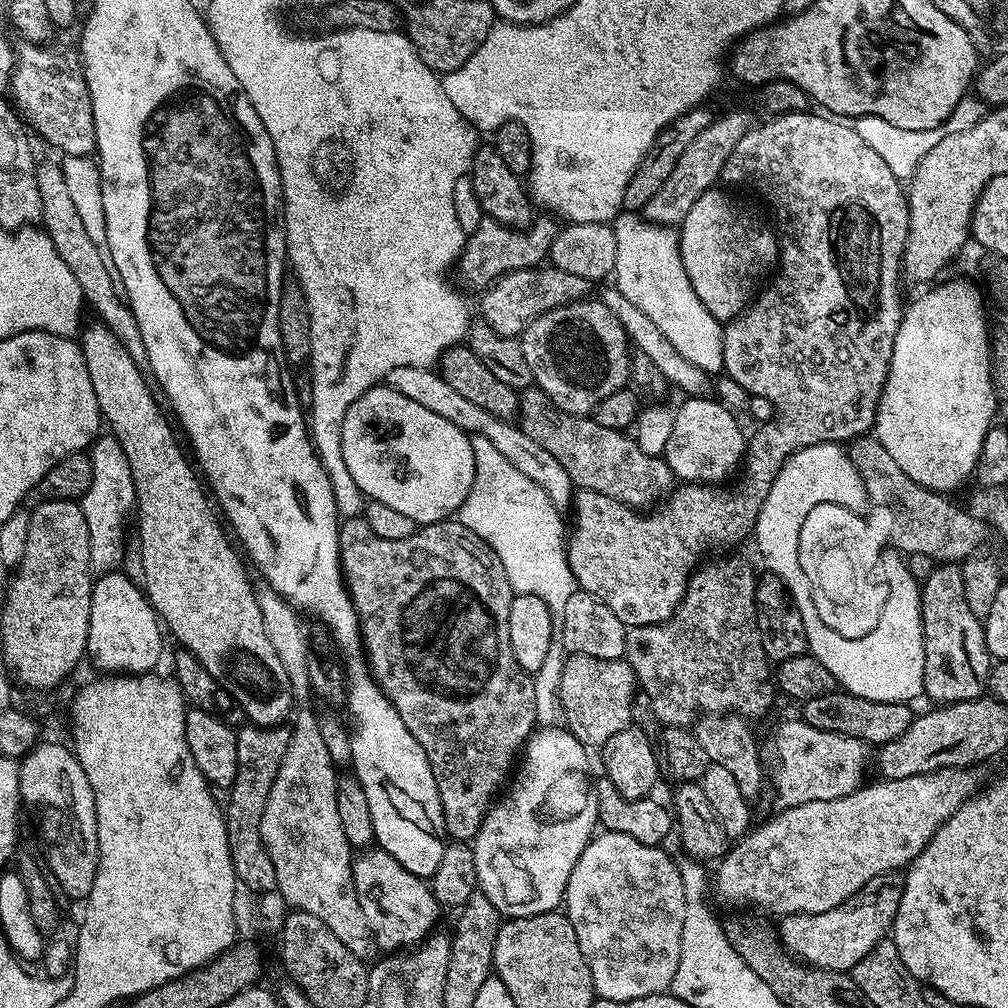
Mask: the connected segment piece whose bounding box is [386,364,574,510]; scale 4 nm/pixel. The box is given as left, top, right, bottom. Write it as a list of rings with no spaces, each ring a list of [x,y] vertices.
[[[418,364],[389,368],[386,377],[387,387],[398,390],[398,394],[403,394],[406,398],[411,398],[413,402],[426,406],[426,410],[434,410],[434,414],[442,414],[446,422],[454,422],[454,426],[458,426],[463,432],[490,438],[490,442],[498,446],[498,454],[506,454],[510,463],[518,466],[518,470],[522,470],[526,478],[538,482],[538,486],[546,490],[546,498],[550,498],[554,507],[564,510],[571,505],[574,499],[574,485],[572,479],[566,474],[566,470],[562,470],[562,462],[558,462],[554,454],[542,450],[542,446],[538,446],[538,442],[534,442],[534,438],[527,436],[515,423],[494,418],[494,414],[486,414],[486,410],[474,406],[474,402],[468,401],[463,394],[457,394],[440,377],[439,371],[432,369],[431,372],[430,369],[431,367]]]

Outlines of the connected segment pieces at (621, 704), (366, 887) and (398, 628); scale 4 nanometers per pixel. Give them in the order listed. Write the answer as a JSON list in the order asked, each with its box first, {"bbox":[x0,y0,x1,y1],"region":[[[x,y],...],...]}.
[{"bbox":[558,655,637,750],"region":[[[569,655],[562,666],[558,697],[563,723],[580,744],[592,750],[599,749],[610,742],[614,734],[633,727],[632,699],[637,691],[636,675],[627,659],[607,660]]]},{"bbox":[352,846,442,954],"region":[[[379,846],[361,851],[352,862],[358,906],[362,906],[362,914],[366,914],[377,949],[384,954],[396,954],[419,945],[437,927],[436,919],[442,915],[429,881],[419,880],[404,866]]]},{"bbox":[340,514,538,841],"region":[[[360,514],[350,517],[348,521],[345,519],[340,525],[340,570],[344,573],[348,594],[352,598],[352,604],[356,608],[356,616],[360,620],[360,634],[366,657],[366,667],[377,686],[394,706],[394,710],[398,710],[402,722],[406,722],[406,730],[410,730],[410,734],[414,734],[418,746],[422,746],[430,770],[434,774],[438,798],[442,802],[444,830],[447,839],[449,841],[475,841],[478,830],[482,826],[489,808],[494,803],[494,797],[501,791],[505,781],[509,779],[522,749],[527,745],[529,736],[532,735],[538,724],[536,695],[534,694],[536,681],[529,673],[520,669],[514,658],[514,650],[510,650],[510,602],[514,593],[506,578],[506,570],[500,559],[494,554],[492,547],[482,538],[478,538],[478,534],[474,534],[474,530],[462,526],[459,519],[449,518],[417,527],[416,532],[410,534],[410,538],[378,538],[378,534],[374,534],[374,530],[370,530],[370,526],[366,526],[364,517]]]}]

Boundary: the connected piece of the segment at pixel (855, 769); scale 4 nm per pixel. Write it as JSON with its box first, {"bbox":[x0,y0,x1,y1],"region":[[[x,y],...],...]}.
{"bbox":[770,718,870,808],"region":[[[802,718],[784,720],[772,736],[772,756],[776,765],[770,768],[772,788],[781,805],[793,808],[806,802],[822,802],[842,798],[865,783],[864,763],[869,763],[870,748],[858,738],[814,730]]]}

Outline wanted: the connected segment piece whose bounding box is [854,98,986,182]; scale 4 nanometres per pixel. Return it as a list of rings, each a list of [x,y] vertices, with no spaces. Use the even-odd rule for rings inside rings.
[[[965,98],[957,102],[952,115],[936,128],[902,130],[898,126],[890,126],[890,122],[886,122],[886,118],[878,118],[877,116],[855,117],[854,127],[858,138],[862,138],[862,142],[866,142],[866,146],[870,146],[870,150],[874,150],[874,154],[878,154],[878,158],[882,158],[882,162],[886,162],[886,166],[890,166],[890,170],[897,180],[904,182],[914,174],[915,168],[926,152],[933,149],[942,138],[945,138],[952,131],[970,129],[984,117],[985,113],[985,105],[979,99]]]

